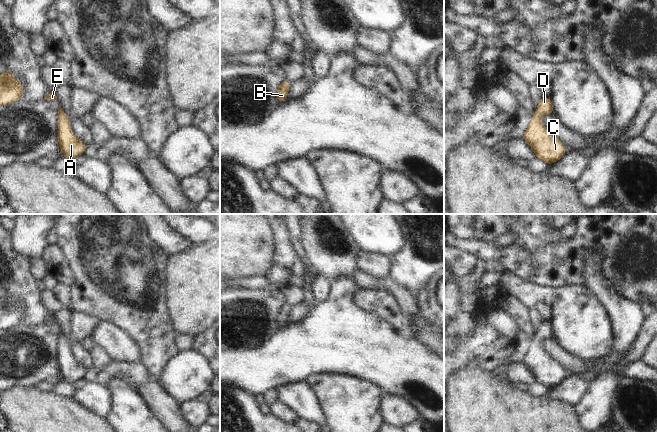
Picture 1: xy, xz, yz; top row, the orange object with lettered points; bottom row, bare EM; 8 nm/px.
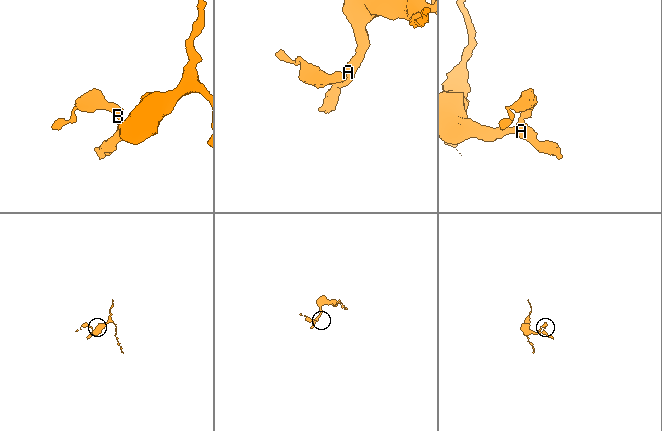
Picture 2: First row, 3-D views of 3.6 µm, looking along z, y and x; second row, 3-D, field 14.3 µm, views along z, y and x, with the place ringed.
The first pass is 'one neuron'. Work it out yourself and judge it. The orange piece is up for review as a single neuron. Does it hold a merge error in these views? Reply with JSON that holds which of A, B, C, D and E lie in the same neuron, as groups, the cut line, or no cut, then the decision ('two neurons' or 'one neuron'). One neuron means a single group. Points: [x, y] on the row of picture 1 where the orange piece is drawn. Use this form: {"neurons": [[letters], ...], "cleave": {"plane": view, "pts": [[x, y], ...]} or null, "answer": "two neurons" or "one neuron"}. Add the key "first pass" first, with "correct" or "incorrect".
{"first pass": "correct", "neurons": [["A", "B", "C", "D", "E"]], "cleave": null, "answer": "one neuron"}

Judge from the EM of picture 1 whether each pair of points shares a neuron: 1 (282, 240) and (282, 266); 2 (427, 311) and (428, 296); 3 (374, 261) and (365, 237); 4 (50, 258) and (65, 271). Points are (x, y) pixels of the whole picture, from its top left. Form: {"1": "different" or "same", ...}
{"1": "same", "2": "same", "3": "different", "4": "same"}

